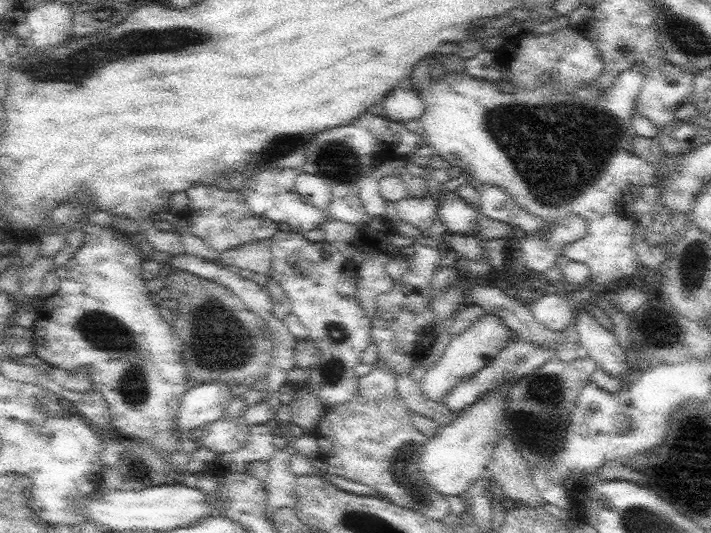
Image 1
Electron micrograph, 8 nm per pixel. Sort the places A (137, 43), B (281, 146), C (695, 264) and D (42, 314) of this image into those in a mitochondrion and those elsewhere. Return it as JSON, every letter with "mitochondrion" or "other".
{"A":"mitochondrion","B":"mitochondrion","C":"mitochondrion","D":"other"}

